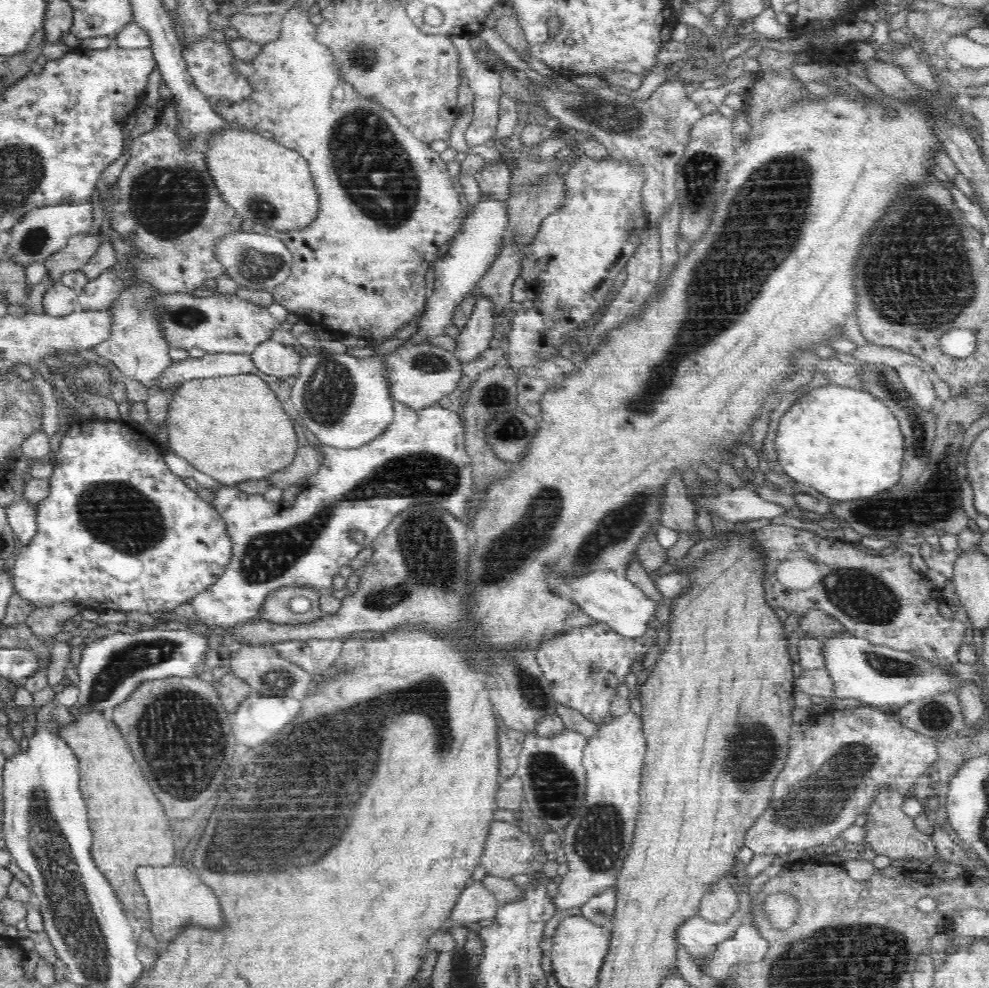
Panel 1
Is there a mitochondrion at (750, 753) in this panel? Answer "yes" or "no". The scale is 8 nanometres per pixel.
yes

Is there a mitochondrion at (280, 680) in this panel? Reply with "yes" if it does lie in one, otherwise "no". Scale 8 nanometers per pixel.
yes

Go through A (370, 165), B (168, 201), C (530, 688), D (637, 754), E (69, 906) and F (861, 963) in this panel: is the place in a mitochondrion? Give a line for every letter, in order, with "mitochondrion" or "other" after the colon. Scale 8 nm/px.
A: mitochondrion
B: mitochondrion
C: mitochondrion
D: other
E: mitochondrion
F: mitochondrion

